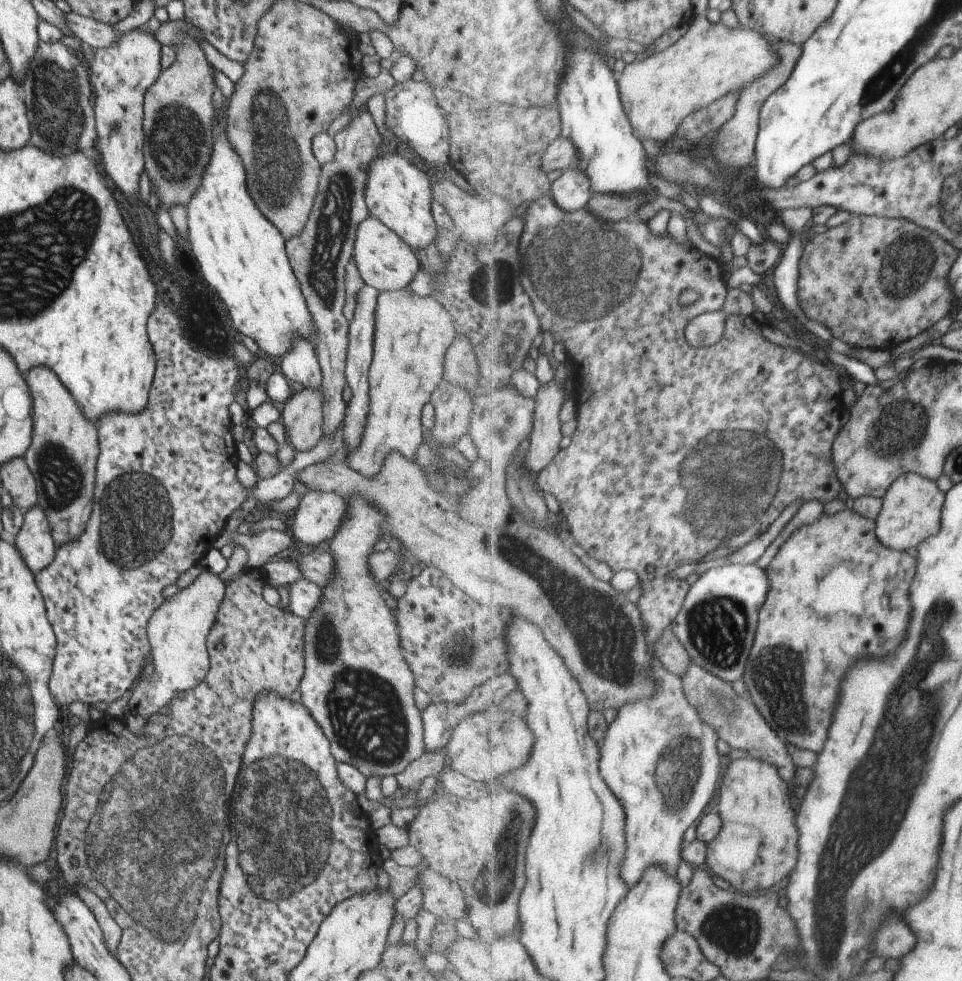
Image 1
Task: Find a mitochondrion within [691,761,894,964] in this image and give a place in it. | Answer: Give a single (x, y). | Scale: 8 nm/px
(734, 931)

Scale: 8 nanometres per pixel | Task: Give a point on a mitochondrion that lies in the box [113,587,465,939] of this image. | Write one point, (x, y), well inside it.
(285, 820)

